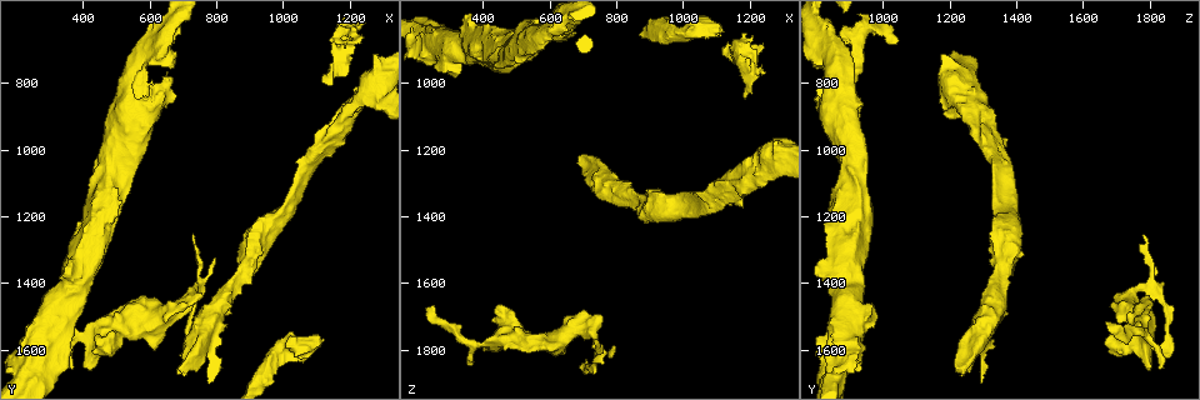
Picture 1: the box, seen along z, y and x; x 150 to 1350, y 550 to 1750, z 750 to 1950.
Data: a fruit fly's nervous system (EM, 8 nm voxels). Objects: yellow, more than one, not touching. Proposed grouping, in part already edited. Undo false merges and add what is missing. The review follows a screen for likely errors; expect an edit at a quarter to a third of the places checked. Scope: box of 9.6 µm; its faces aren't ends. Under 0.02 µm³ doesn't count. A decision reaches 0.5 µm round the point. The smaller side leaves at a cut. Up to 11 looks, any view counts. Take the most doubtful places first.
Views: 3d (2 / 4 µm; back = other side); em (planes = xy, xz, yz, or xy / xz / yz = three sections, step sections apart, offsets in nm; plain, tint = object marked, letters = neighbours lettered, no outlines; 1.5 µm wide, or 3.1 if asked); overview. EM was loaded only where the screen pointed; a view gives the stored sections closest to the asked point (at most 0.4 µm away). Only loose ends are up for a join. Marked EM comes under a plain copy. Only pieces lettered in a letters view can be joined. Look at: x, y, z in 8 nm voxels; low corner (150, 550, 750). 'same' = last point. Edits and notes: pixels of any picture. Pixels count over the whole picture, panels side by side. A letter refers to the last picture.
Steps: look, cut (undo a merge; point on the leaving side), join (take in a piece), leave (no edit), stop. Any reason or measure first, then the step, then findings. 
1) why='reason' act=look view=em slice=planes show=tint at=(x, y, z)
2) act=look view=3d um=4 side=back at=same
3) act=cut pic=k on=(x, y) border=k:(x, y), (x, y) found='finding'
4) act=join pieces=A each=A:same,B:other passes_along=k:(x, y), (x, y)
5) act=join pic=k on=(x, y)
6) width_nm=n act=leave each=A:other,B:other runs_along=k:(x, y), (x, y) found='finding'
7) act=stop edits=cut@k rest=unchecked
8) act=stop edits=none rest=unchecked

why='thick turns thin' act=look view=3d um=2 at=(1160, 950, 1300)

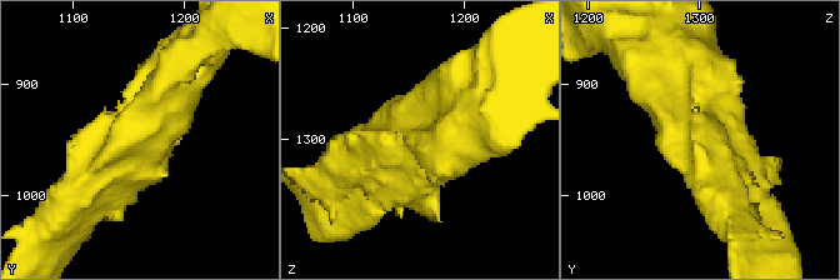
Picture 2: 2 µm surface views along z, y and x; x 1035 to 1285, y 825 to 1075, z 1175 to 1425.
act=look view=em slice=xz step=4 show=tint at=(1160, 942, 1300)

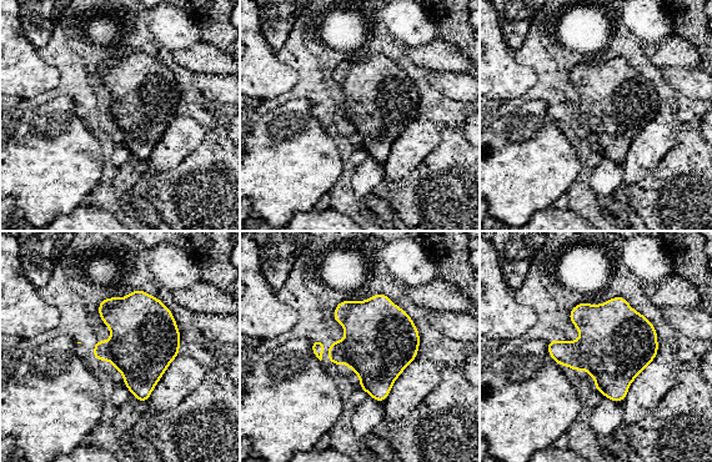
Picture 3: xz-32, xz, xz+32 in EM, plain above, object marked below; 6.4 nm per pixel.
act=look view=em slice=planes show=letters at=same

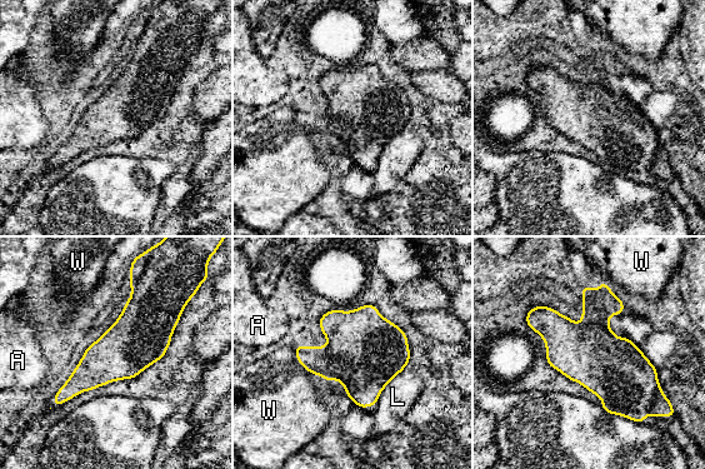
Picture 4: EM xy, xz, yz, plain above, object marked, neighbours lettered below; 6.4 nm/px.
act=leave each=A:other,L:other,W:other border=4:(295, 358), (308, 370) found='continuous, no second neuron'

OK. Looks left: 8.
act=look view=em slice=xz step=4 show=letters at=(680, 1670, 1240)

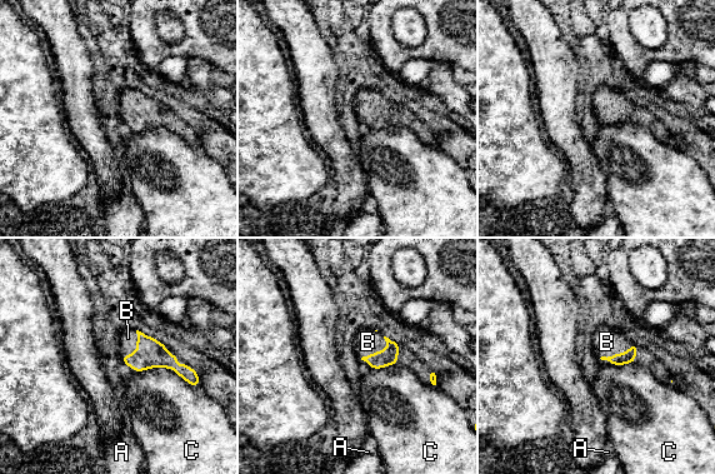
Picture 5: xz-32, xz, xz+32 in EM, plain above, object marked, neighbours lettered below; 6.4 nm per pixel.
why='cut it another way' act=look view=em slice=planes show=letters at=same

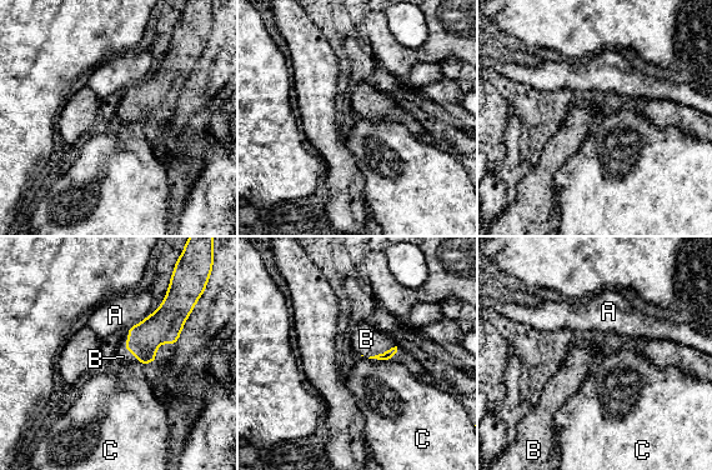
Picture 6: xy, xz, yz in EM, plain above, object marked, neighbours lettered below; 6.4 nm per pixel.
act=join pieces=B each=A:other,B:same,C:other passes_along=6:(144, 339), (125, 346), (123, 356) found='the neuron continues'

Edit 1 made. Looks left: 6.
act=look view=overview

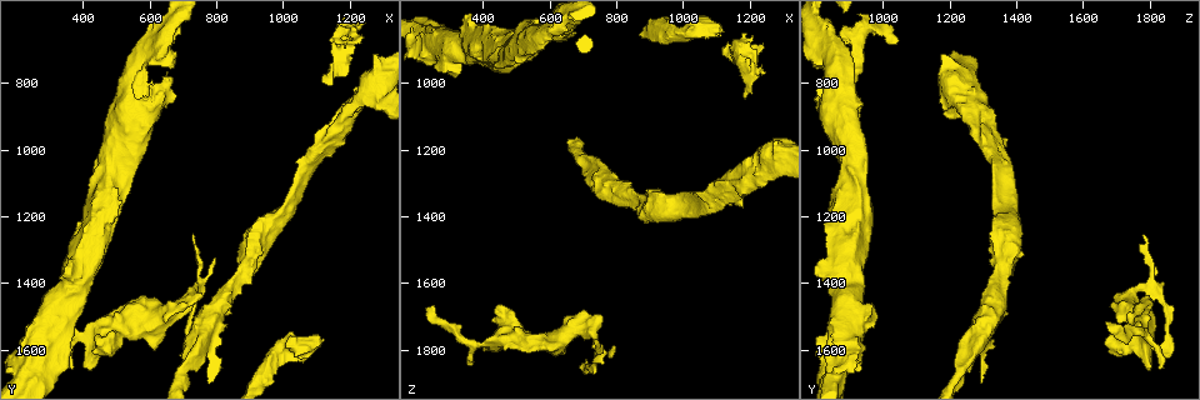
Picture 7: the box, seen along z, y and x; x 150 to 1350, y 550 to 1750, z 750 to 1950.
why='branch stops here' act=look view=3d um=2 at=(260, 1520, 1670)

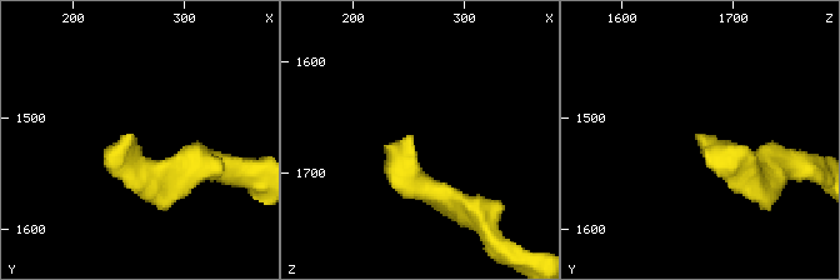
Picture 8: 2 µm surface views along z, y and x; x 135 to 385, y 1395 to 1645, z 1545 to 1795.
why='need the tissue' act=look view=em slice=xz step=8 show=letters at=(254, 1516, 1670)

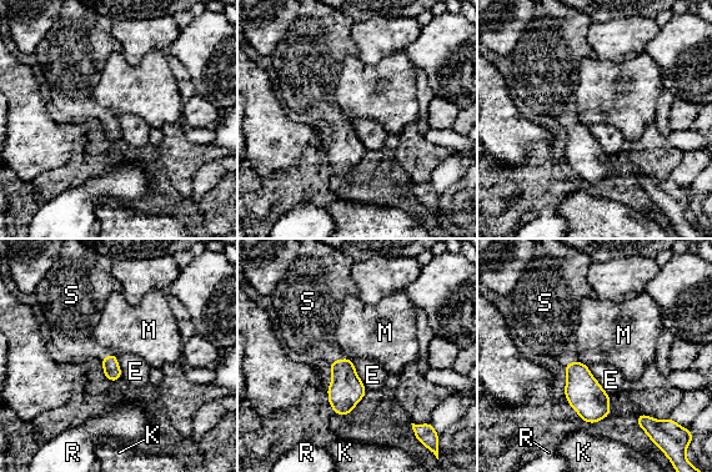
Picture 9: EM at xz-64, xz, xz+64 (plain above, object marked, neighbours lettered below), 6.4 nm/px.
act=join pieces=S each=E:other,K:other,M:other,R:other,S:same found='it goes on there'

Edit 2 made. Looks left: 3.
why='see it whole again' act=look view=overview

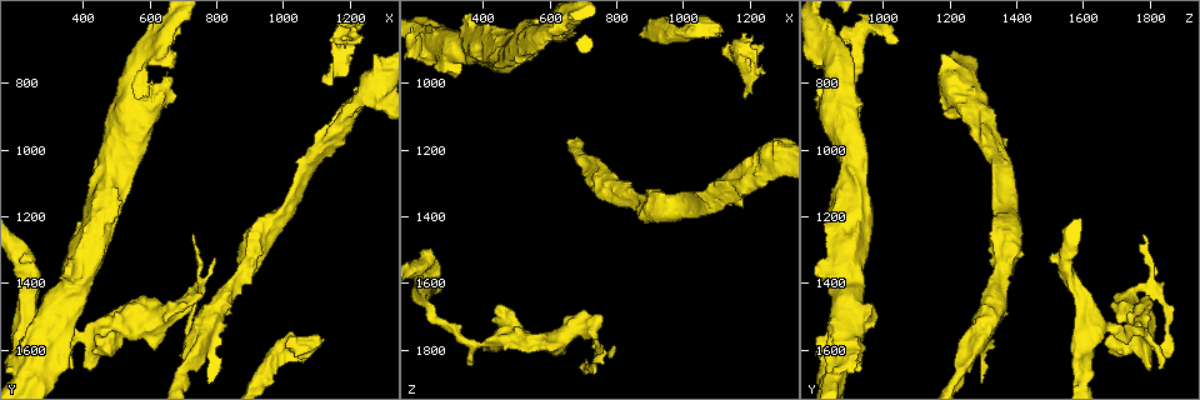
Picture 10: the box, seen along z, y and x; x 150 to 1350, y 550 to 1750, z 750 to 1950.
why='three arms meet' act=look view=em slice=xy step=8 show=tint at=(480, 1090, 900)

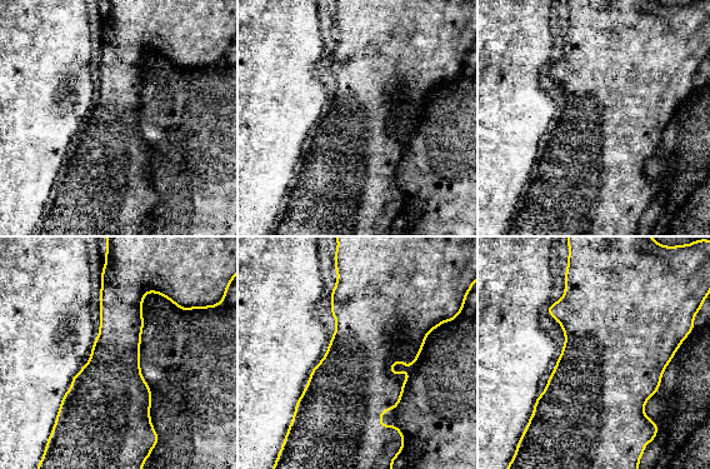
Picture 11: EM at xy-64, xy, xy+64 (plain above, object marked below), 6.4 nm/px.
act=look view=em slice=xy step=8 show=letters at=same

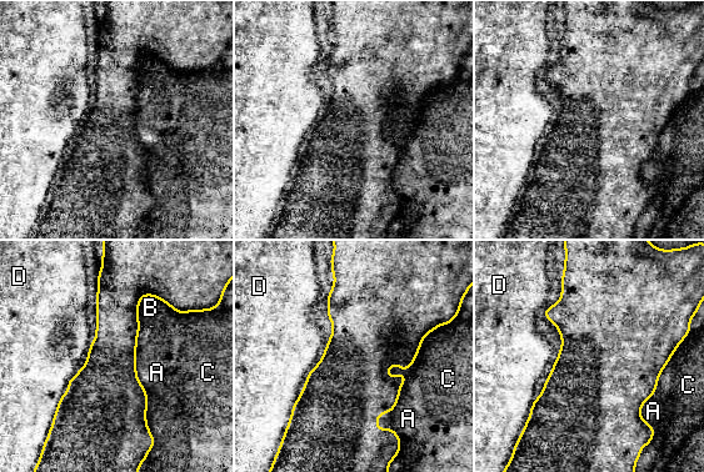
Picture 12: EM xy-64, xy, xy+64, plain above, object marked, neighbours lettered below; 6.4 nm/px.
width_nm=460 act=leave each=A:other,B:other,C:other,D:other found='one neuron here'

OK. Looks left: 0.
act=stop edits=join@6,join@9 rest=unchecked

